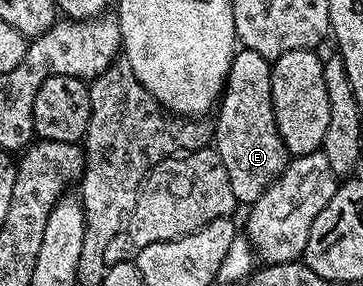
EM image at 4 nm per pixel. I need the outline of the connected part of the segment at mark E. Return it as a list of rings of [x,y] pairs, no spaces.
[[[241,48],[232,56],[232,66],[228,72],[228,80],[224,83],[224,92],[218,102],[215,117],[214,148],[226,167],[226,175],[230,175],[230,187],[234,190],[237,202],[254,202],[276,182],[290,160],[288,149],[278,136],[278,127],[274,119],[272,66],[262,55],[258,55],[258,51]]]

